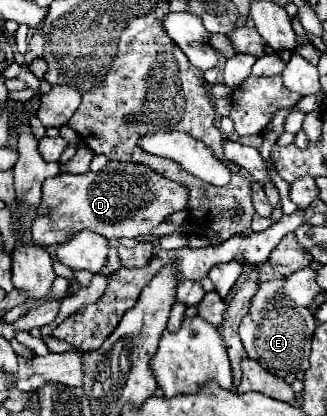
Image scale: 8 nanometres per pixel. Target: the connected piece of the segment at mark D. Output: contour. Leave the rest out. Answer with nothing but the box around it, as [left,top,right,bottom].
[32,161,188,247]

